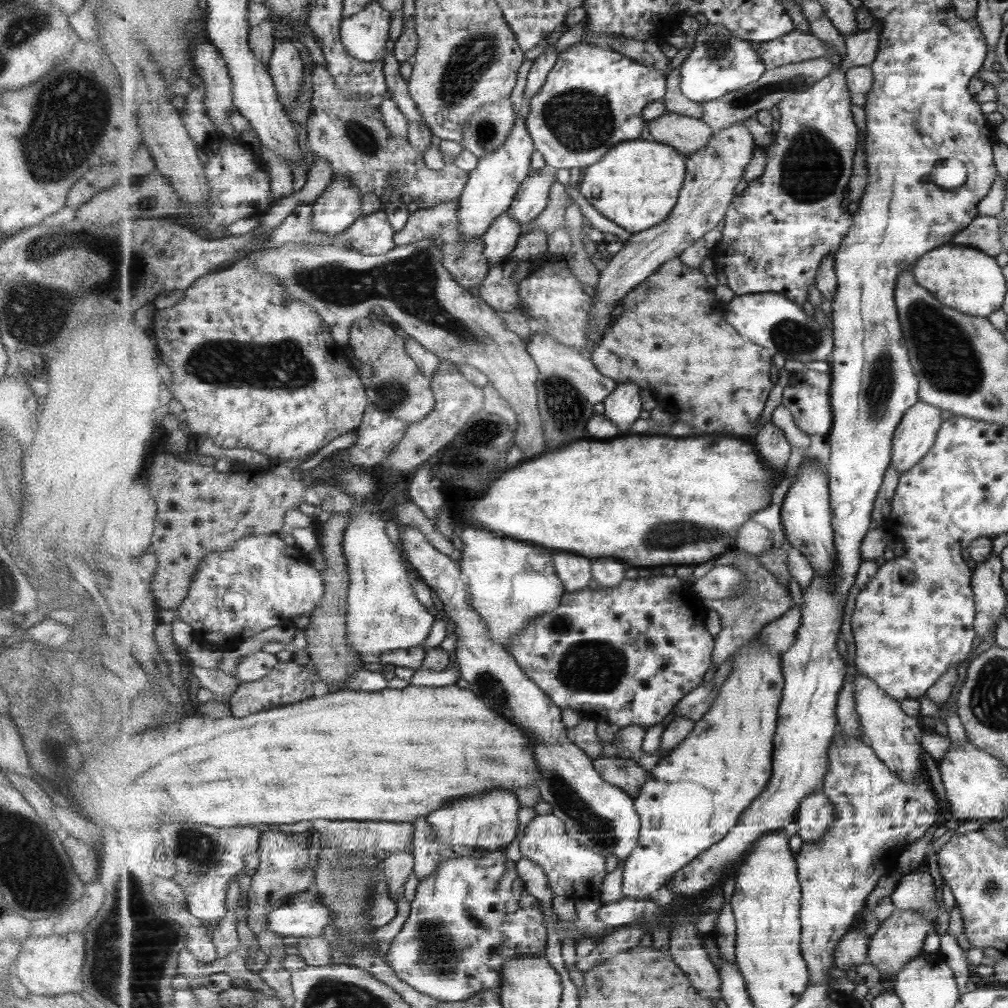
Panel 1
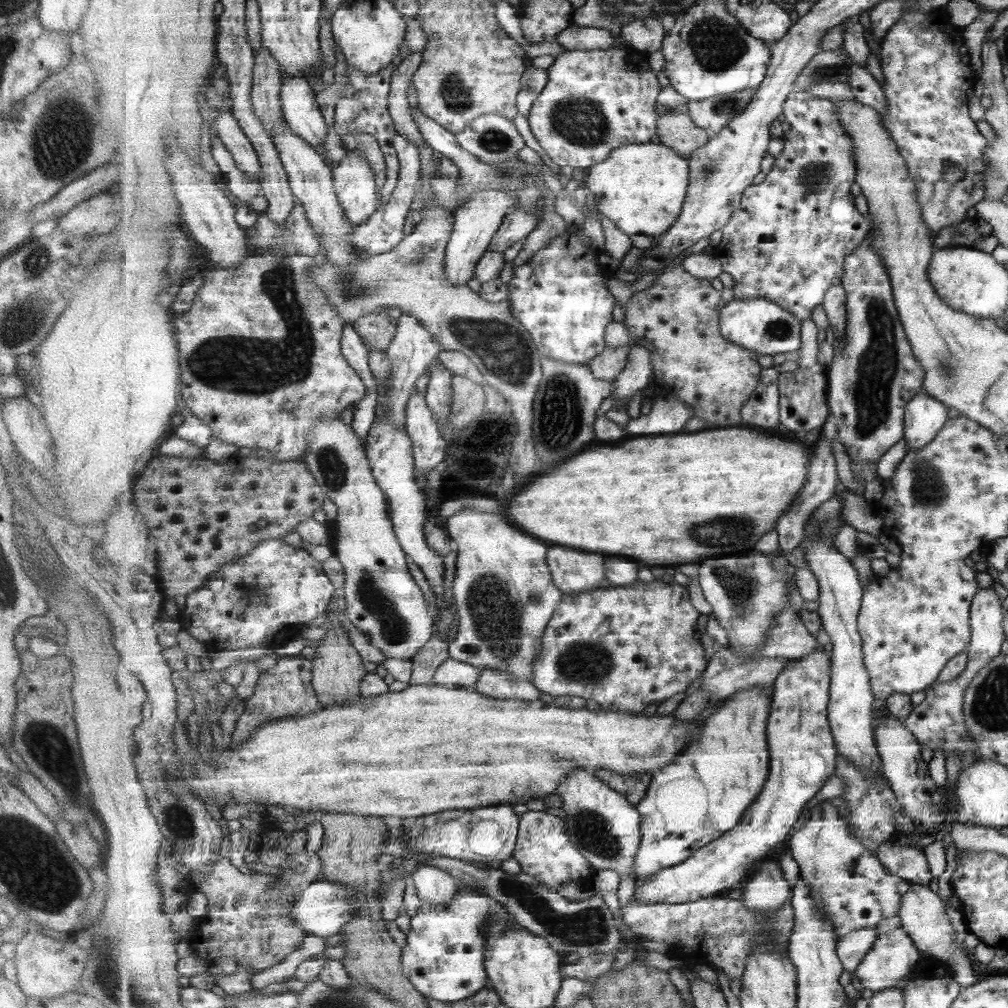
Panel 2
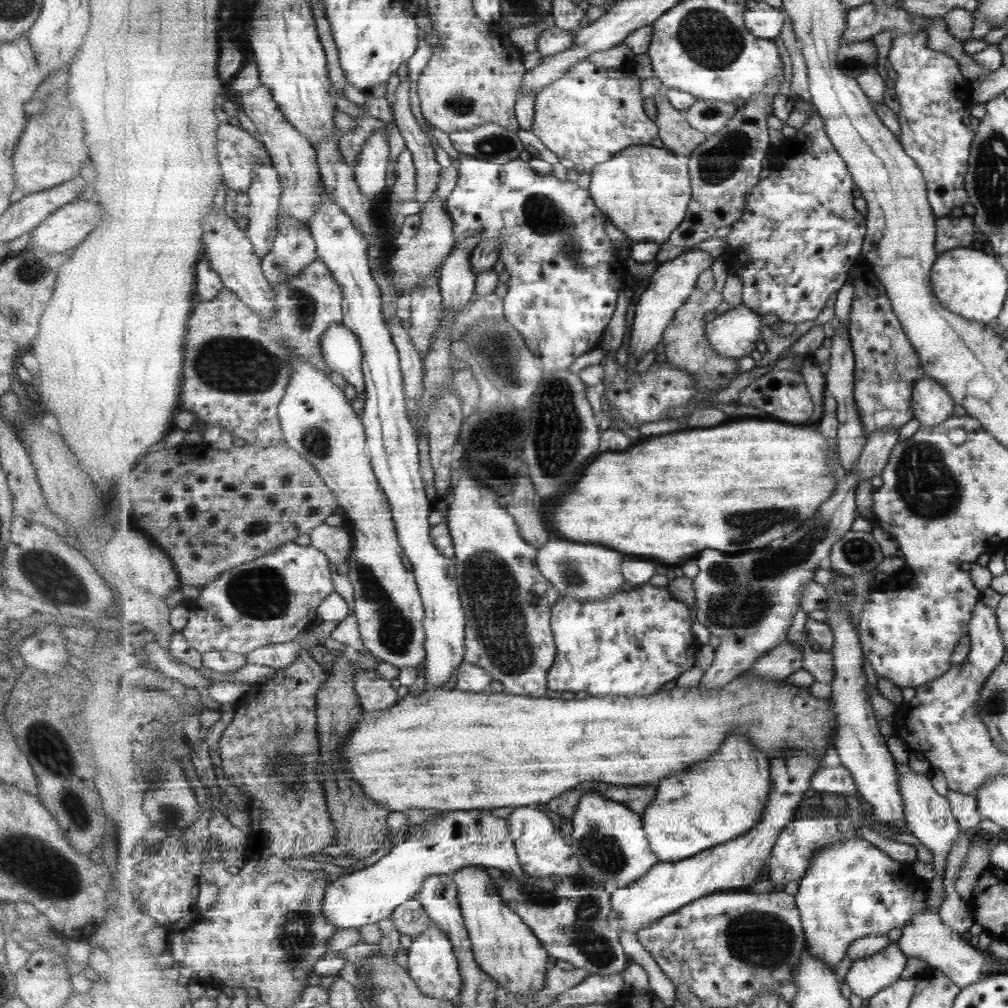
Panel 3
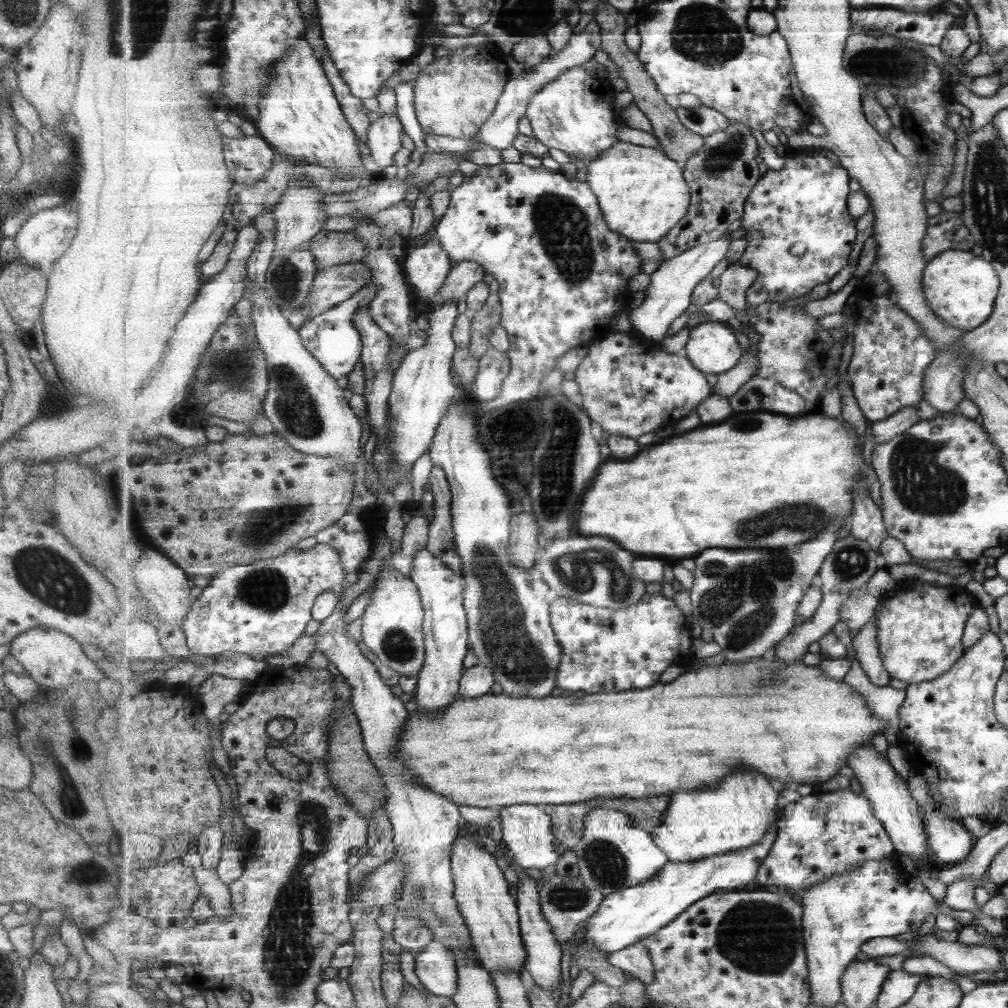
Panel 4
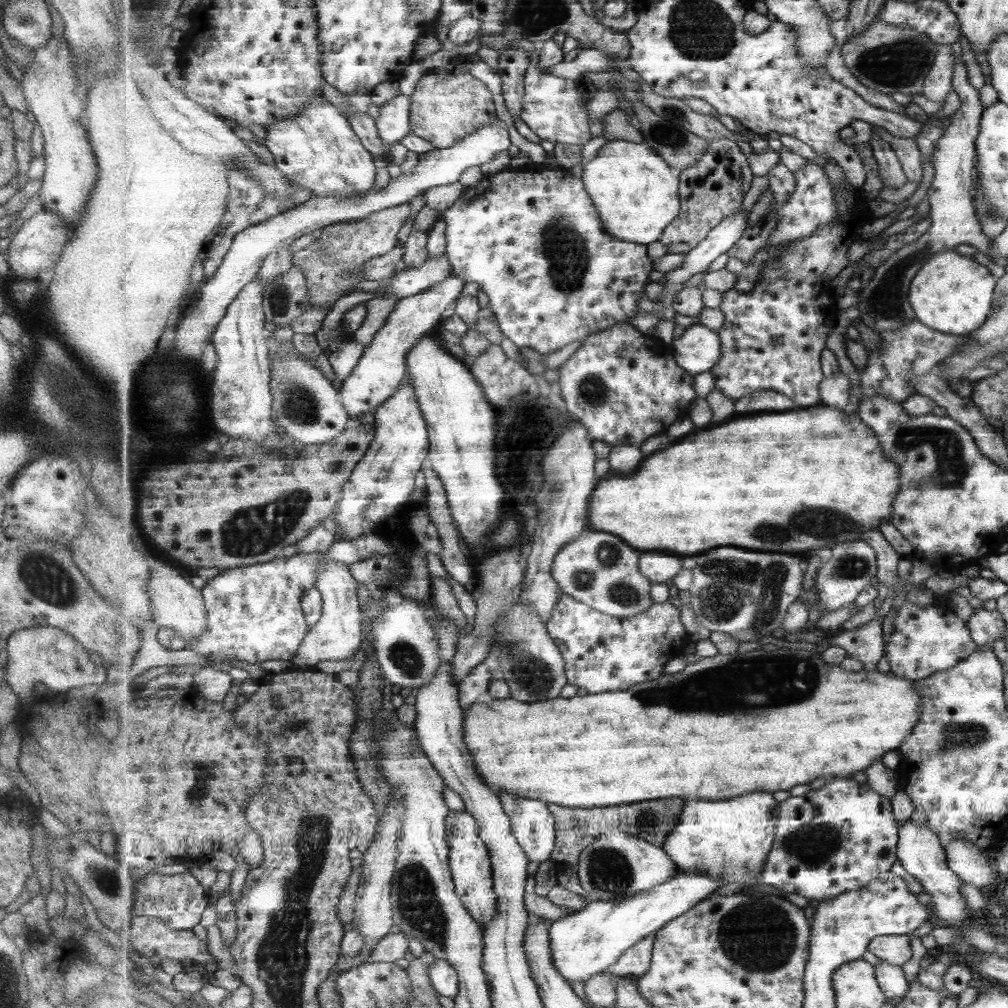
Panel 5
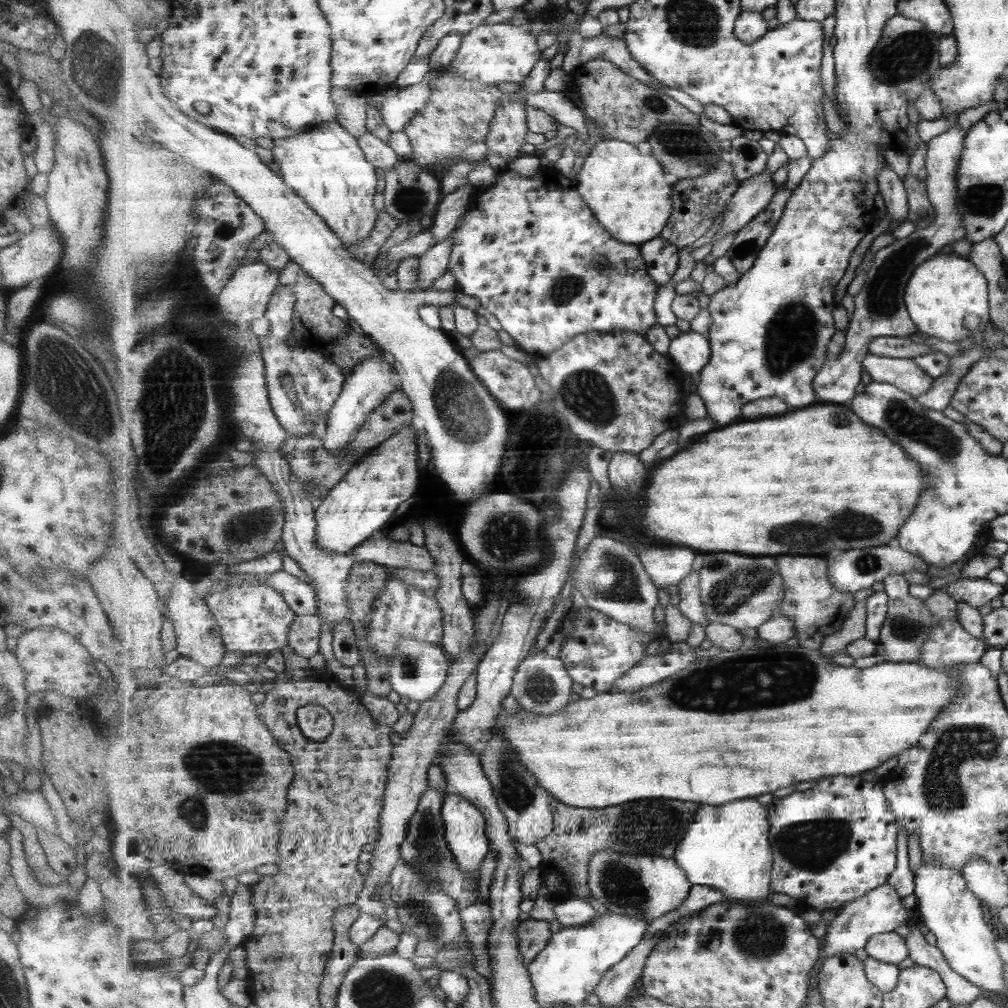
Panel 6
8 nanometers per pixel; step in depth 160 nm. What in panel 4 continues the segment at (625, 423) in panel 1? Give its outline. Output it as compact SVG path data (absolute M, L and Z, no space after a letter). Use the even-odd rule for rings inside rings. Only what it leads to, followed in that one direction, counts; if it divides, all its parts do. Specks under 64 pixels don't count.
M729 231L721 235L712 243L705 243L687 250L680 256L664 260L656 271L651 274L651 283L645 290L646 298L639 307L627 310L631 326L643 337L653 341L661 342L668 336L671 324L683 316L683 312L691 306L692 294L697 285L709 277L713 268L726 260L727 253L731 248L732 240L729 239Z

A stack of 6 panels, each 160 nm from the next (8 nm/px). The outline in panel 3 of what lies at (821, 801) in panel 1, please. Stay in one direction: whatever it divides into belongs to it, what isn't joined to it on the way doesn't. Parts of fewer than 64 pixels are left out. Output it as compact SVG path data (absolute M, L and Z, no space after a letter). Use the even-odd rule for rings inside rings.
M854 836L849 840L840 840L824 846L810 862L810 869L805 878L800 880L796 895L809 953L813 953L813 957L825 960L825 965L829 965L833 973L837 972L837 966L848 956L852 942L872 935L887 936L893 928L902 930L914 916L921 914L925 908L924 891L924 884L909 872L907 864L893 860L868 840Z

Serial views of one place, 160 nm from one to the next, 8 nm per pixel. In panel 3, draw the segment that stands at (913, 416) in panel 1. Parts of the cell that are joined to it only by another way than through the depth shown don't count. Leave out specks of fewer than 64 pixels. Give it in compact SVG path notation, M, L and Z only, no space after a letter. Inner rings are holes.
M925 375L915 387L912 408L922 427L932 427L951 417L953 399L932 377Z

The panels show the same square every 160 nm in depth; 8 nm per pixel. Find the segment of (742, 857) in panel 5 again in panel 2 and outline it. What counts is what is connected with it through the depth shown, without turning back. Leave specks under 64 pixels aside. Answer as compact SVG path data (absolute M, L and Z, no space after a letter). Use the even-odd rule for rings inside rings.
M763 686L738 692L722 701L708 712L711 716L705 724L701 740L693 742L685 754L669 764L669 768L659 768L652 773L652 786L647 796L636 807L642 816L642 843L637 853L634 872L636 878L655 875L664 868L676 867L684 863L700 848L720 839L726 832L739 826L749 807L763 792L770 777L770 746L768 718L772 711L772 697L763 693Z

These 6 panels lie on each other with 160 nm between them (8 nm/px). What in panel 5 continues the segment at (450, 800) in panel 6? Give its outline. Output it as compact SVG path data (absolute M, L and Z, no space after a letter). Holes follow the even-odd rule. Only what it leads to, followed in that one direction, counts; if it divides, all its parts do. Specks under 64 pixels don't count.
M451 811L448 814L448 843L450 846L450 865L456 884L457 894L464 901L464 905L472 913L473 918L486 929L496 918L499 908L497 900L492 856L488 845L481 838L480 825L476 817L469 811Z

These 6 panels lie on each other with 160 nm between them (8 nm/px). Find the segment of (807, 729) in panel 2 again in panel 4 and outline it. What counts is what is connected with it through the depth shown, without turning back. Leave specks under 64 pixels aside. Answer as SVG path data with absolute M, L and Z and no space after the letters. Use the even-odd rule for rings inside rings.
M774 824L760 843L749 848L689 863L669 861L657 876L647 882L607 895L599 905L598 912L586 922L582 940L589 942L597 951L611 955L653 937L693 904L716 891L737 891L739 886L751 884L758 878L760 866L776 843L777 833L778 826Z

